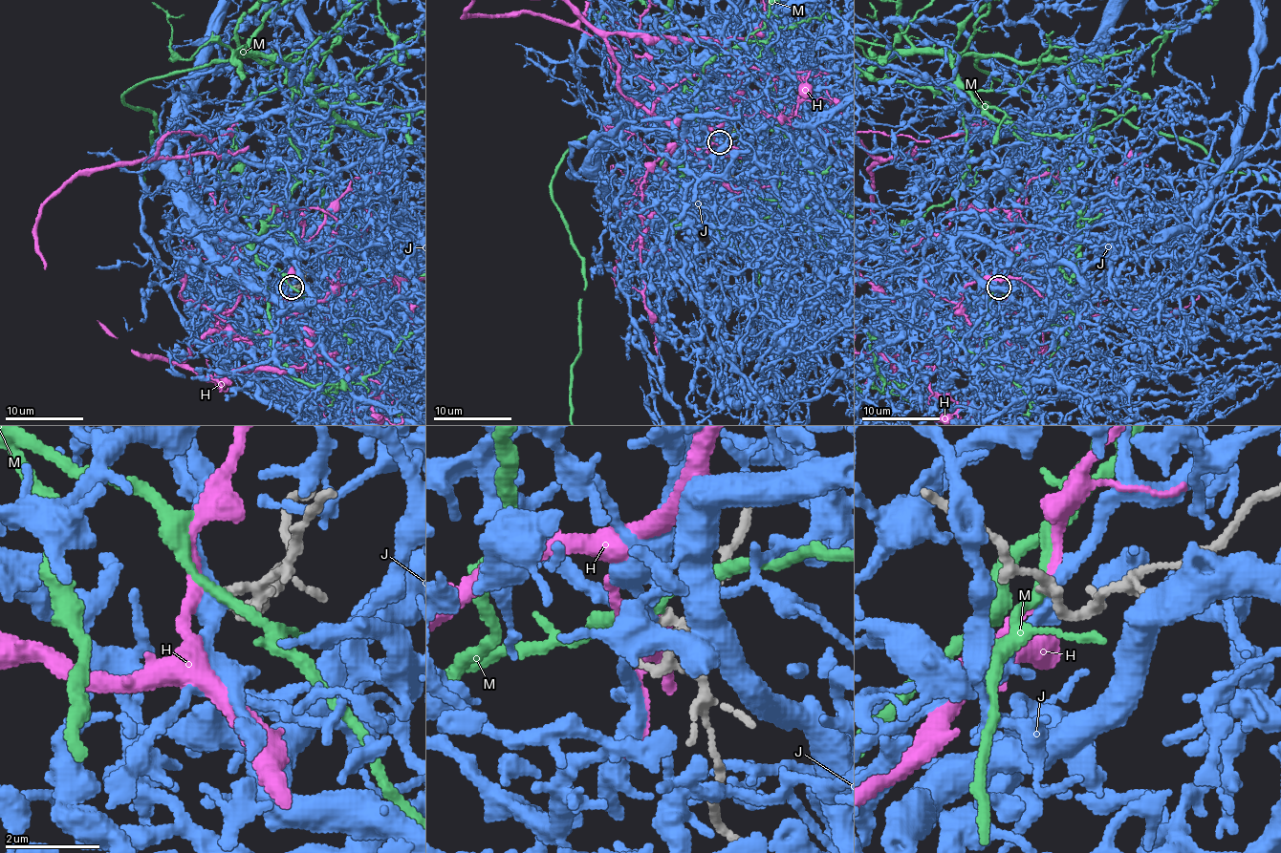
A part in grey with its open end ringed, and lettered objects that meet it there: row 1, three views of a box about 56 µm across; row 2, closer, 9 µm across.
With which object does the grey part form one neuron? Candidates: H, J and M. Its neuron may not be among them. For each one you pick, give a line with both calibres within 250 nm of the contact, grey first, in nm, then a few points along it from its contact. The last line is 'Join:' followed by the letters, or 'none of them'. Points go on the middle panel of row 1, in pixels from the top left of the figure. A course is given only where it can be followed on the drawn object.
H: Thickness 170 nm (grey) against 220 nm
Join: H

